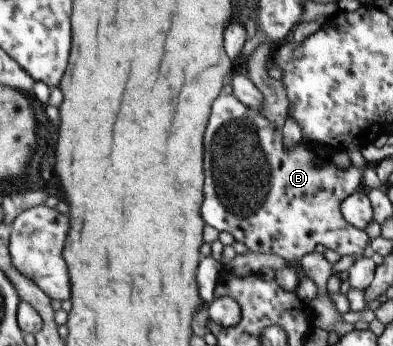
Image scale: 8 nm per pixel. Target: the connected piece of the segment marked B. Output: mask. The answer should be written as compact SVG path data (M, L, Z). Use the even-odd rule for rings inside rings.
M233 94L219 95L213 105L211 105L211 115L203 133L203 177L205 177L205 185L203 185L203 203L201 203L201 219L205 221L205 225L213 227L215 231L229 233L235 241L243 243L248 251L253 253L269 253L269 255L277 255L281 259L297 260L305 254L314 253L315 245L323 245L326 249L332 249L335 253L343 255L356 255L363 257L367 254L368 238L365 231L354 228L349 222L343 219L340 214L340 203L344 197L347 197L352 191L355 191L361 186L361 173L351 163L339 169L331 163L329 157L319 157L315 147L311 147L307 142L301 141L294 146L284 146L282 142L282 128L274 126L274 123L268 122L268 119L259 111L248 108L242 104ZM319 159L319 164L316 166L314 160Z

